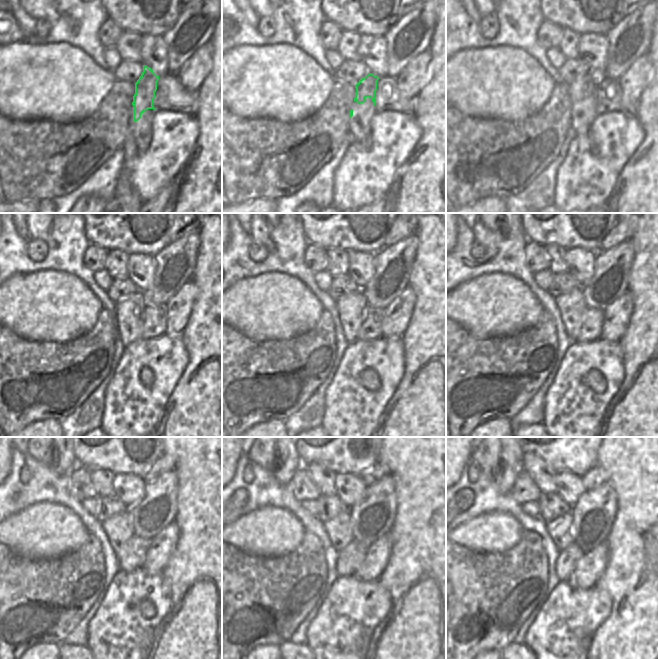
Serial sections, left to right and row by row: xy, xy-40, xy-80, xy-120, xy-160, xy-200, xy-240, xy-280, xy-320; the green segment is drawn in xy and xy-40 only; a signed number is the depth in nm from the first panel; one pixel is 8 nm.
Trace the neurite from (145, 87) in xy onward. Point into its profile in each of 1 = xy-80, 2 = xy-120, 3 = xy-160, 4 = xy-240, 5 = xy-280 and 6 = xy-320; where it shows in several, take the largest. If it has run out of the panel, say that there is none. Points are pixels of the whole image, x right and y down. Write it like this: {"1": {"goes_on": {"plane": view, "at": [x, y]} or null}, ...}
{"1": {"goes_on": {"plane": "xy-80", "at": [580, 89]}}, "2": {"goes_on": {"plane": "xy-120", "at": [129, 310]}}, "3": {"goes_on": {"plane": "xy-160", "at": [351, 306]}}, "4": {"goes_on": {"plane": "xy-240", "at": [119, 528]}}, "5": {"goes_on": {"plane": "xy-280", "at": [338, 528]}}, "6": {"goes_on": {"plane": "xy-320", "at": [559, 529]}}}

